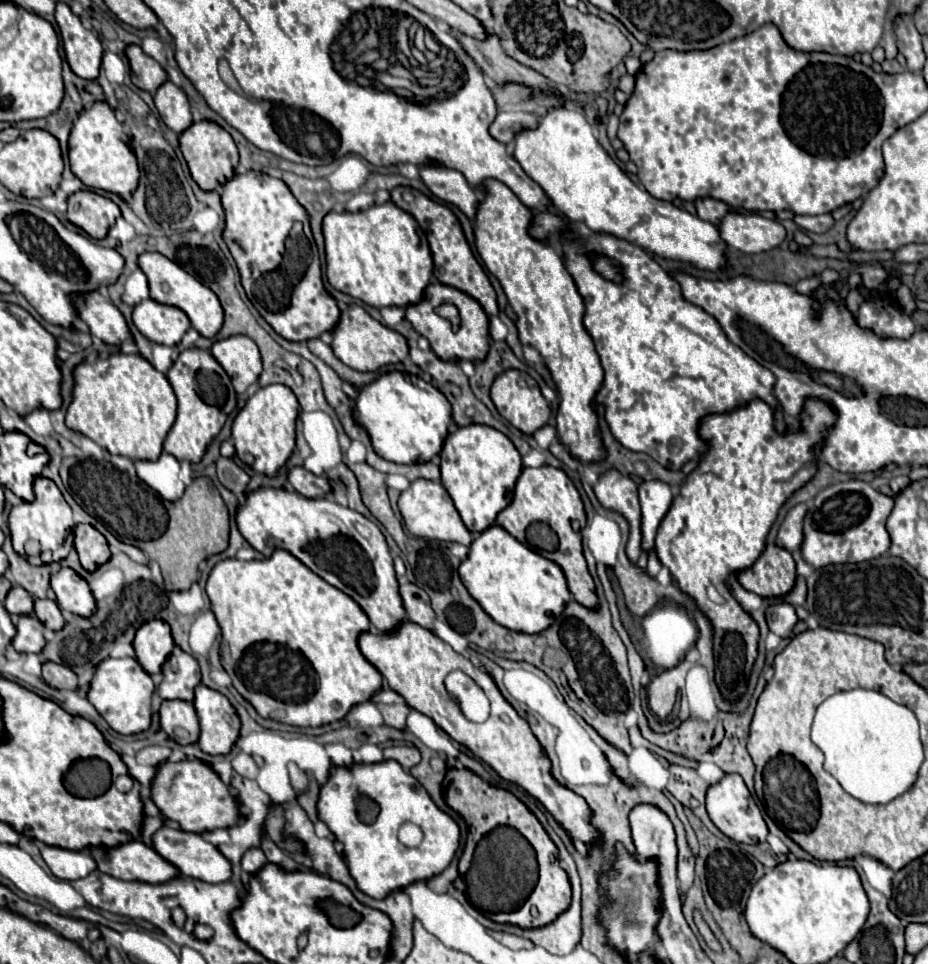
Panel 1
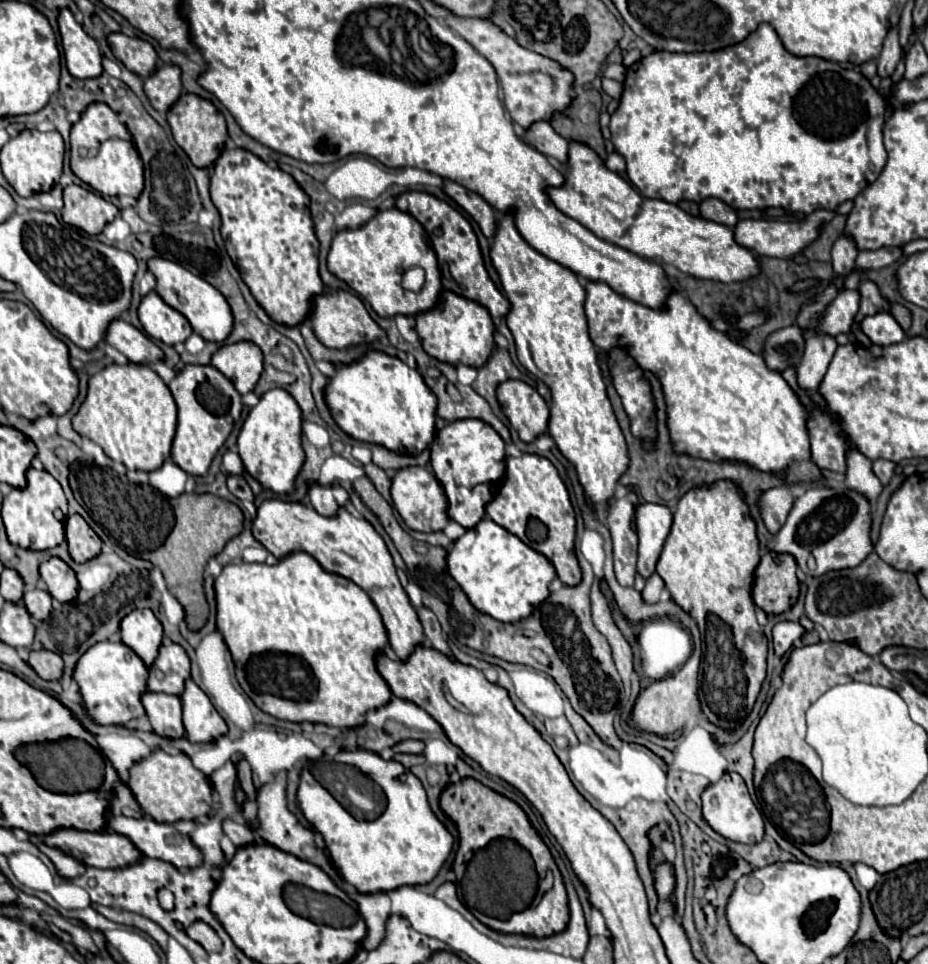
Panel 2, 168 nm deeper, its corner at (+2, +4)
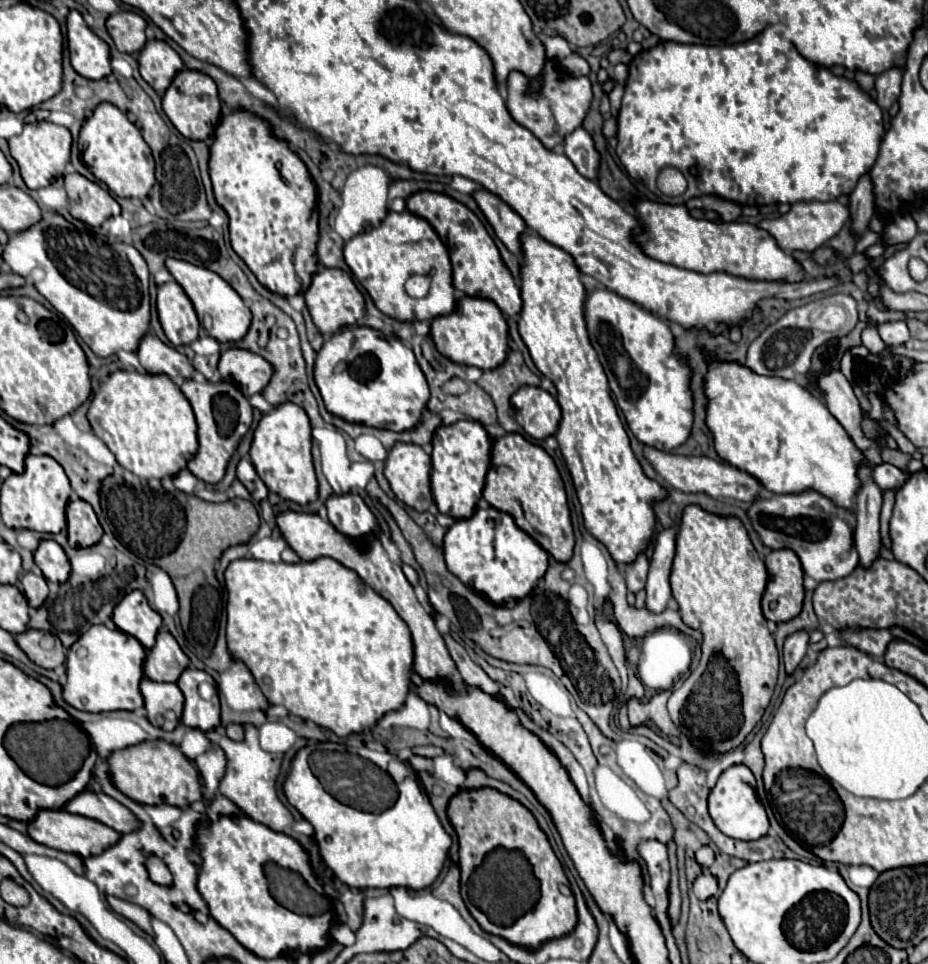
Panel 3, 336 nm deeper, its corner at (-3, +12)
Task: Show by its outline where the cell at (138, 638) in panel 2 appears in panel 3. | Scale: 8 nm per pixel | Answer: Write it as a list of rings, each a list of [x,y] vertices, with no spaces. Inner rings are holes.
[[[139,590],[123,596],[111,618],[121,632],[135,636],[147,650],[155,644],[157,630],[163,624],[161,616],[149,608],[147,598]]]

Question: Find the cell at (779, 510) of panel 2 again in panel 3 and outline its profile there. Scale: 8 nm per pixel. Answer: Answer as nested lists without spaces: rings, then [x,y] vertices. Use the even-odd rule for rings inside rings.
[[[651,446],[643,448],[643,454],[647,458],[647,462],[651,462],[651,466],[655,468],[655,472],[667,480],[669,486],[681,490],[681,492],[705,492],[711,498],[735,498],[741,502],[753,502],[759,496],[759,482],[749,476],[747,472],[741,472],[725,462],[717,462],[705,456],[679,456],[679,454],[671,454],[671,452],[663,452]]]

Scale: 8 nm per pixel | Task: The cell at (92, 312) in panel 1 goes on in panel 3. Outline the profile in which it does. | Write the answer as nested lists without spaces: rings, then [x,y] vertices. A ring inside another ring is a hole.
[[[151,332],[145,334],[145,338],[137,350],[137,356],[149,374],[167,374],[169,378],[185,378],[185,380],[189,380],[197,374],[197,370],[187,360],[187,356],[183,356],[175,348],[163,344]]]

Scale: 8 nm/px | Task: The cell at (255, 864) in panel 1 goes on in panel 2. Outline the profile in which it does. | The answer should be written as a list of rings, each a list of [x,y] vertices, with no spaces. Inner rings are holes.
[[[224,820],[222,824],[224,828],[224,834],[234,842],[236,848],[244,848],[244,846],[250,846],[250,844],[256,844],[256,838],[254,838],[254,832],[240,824],[240,822],[234,822],[234,820]]]

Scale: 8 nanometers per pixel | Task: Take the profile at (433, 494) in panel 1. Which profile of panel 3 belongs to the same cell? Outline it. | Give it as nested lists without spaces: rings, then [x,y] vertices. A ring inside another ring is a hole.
[[[393,444],[385,458],[385,478],[393,494],[407,506],[427,512],[433,506],[429,486],[431,458],[417,444]]]

